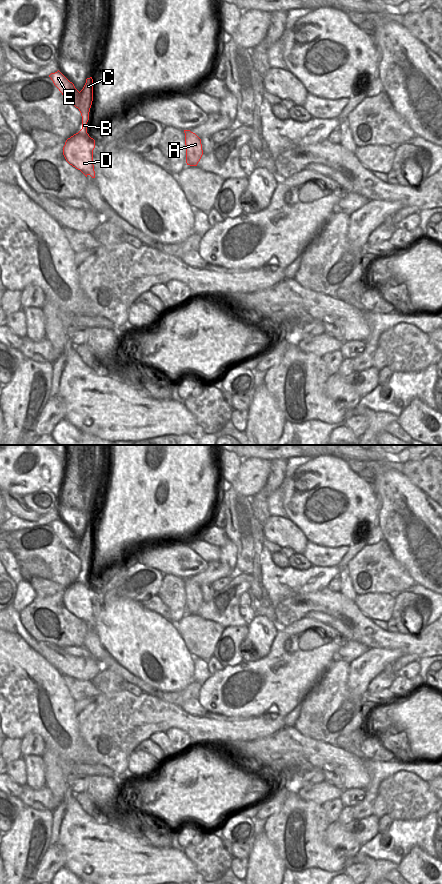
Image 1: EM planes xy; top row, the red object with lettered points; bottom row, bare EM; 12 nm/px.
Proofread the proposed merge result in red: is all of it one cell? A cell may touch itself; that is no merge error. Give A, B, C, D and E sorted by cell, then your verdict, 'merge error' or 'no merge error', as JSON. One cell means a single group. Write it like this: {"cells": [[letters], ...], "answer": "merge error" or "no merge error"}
{"cells": [["A", "B", "C", "D"], ["E"]], "answer": "merge error"}

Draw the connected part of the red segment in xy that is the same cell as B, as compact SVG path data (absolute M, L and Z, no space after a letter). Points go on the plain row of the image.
M86 527L86 531L81 540L81 549L78 557L82 564L82 577L68 586L63 595L63 603L66 609L80 618L86 625L90 623L95 626L93 613L93 598L95 588L87 581L87 570L89 568L90 556L93 549L93 527Z

